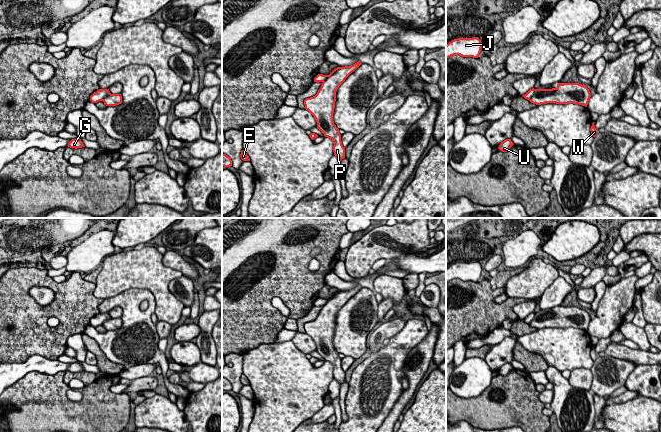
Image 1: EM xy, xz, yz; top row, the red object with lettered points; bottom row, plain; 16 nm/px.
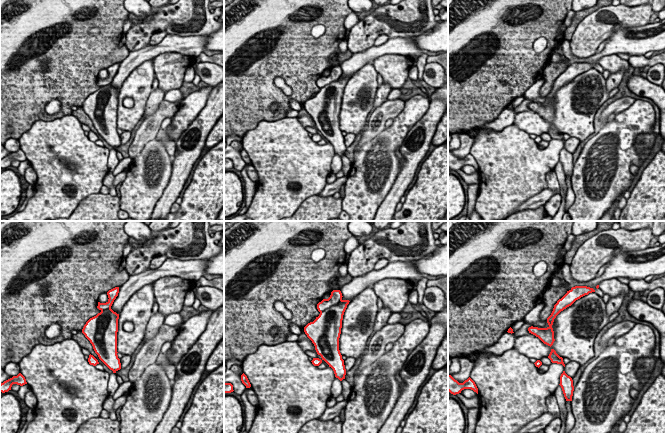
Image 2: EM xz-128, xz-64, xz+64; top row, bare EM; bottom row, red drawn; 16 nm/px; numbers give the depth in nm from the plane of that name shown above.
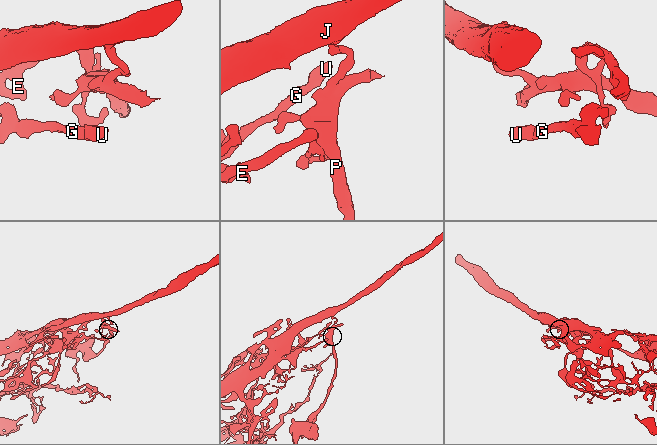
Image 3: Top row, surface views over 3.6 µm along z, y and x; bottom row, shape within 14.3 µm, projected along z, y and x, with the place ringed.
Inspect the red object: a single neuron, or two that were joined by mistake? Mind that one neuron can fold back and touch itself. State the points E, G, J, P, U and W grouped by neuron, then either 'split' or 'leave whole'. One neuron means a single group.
E G J P U W; leave whole

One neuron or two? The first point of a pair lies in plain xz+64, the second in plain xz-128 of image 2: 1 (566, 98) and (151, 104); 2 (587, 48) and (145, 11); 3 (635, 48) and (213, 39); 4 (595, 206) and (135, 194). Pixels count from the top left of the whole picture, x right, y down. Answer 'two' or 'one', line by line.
1: two
2: two
3: one
4: one

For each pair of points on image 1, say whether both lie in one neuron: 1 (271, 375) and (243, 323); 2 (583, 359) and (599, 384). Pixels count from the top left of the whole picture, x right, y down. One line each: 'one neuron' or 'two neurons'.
1: two neurons
2: two neurons

